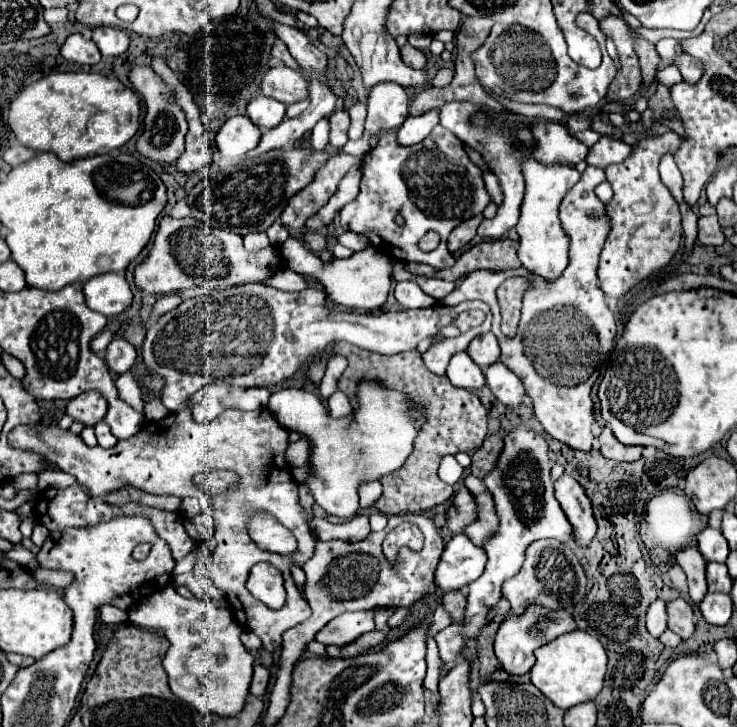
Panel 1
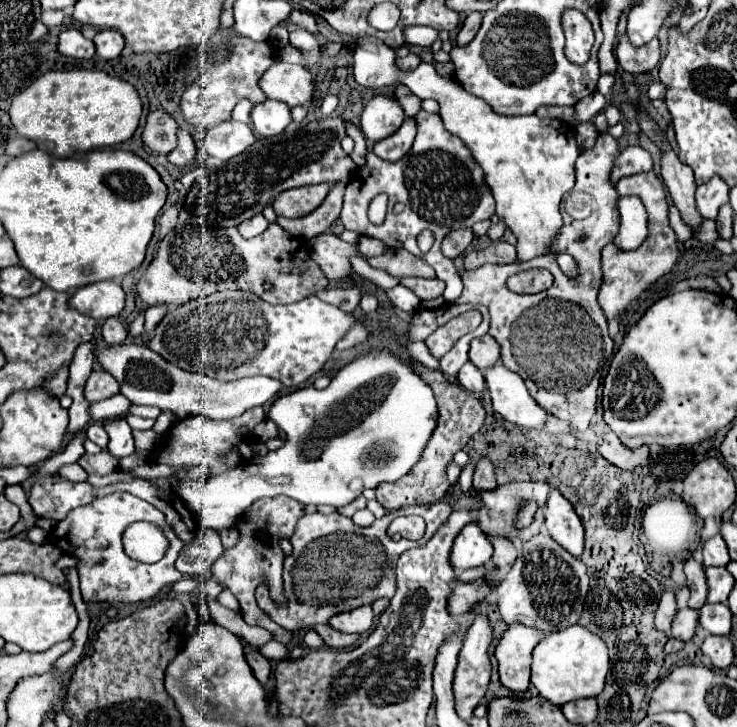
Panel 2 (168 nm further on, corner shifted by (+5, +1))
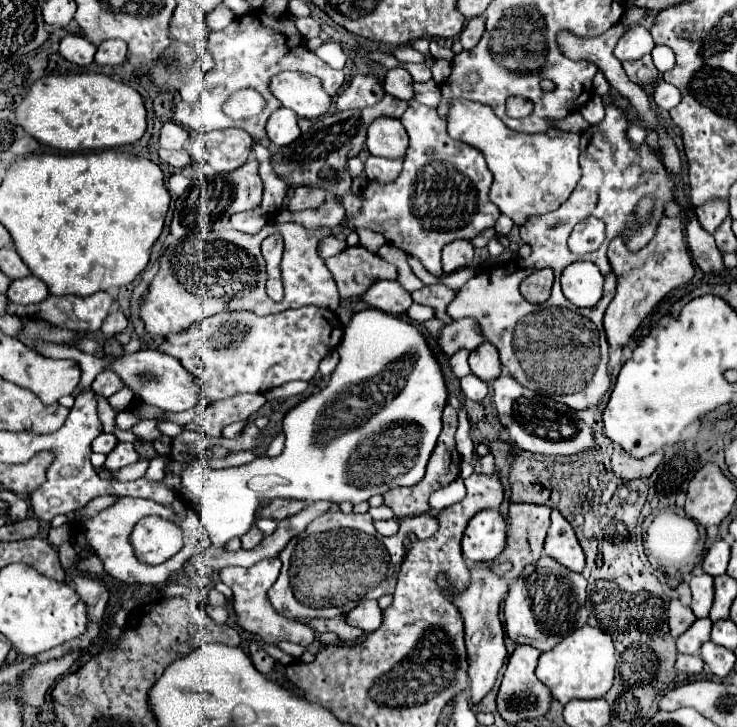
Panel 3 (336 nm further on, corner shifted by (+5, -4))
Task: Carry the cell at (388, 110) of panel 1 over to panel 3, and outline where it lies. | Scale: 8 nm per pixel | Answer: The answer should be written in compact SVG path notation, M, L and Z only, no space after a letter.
M379 116L369 124L365 144L373 156L401 158L407 150L407 134L399 120Z

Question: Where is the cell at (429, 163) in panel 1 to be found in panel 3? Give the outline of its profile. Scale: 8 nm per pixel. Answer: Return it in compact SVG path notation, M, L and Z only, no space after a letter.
M411 100L401 124L409 134L409 148L399 178L387 184L367 182L359 214L347 216L347 220L353 230L369 228L381 232L389 244L419 258L435 278L441 278L441 248L445 244L457 238L473 238L483 228L495 226L501 212L489 200L493 178L483 154L469 144L449 138L445 118L433 108Z

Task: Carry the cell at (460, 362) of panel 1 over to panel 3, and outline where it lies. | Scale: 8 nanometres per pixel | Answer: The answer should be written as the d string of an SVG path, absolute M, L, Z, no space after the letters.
M467 374L465 378L461 378L461 390L473 402L481 402L489 392L487 384L483 380L479 380L475 374Z

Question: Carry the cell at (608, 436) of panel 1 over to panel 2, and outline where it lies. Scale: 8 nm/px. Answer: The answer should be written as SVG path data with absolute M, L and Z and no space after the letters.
M613 433L605 435L605 441L599 445L599 453L613 463L615 467L623 469L623 471L633 471L637 467L641 467L647 459L649 459L649 447L643 445L639 449L627 449Z

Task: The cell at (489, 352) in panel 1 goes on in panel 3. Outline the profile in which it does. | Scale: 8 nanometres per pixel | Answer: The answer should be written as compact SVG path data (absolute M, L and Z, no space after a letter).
M483 342L477 350L469 354L469 366L471 366L471 372L481 380L497 378L501 374L501 362L499 362L497 348L489 342Z

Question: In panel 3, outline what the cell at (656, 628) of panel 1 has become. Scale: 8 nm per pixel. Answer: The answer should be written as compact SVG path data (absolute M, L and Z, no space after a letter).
M671 600L667 616L669 616L669 630L671 630L673 638L681 636L687 630L687 626L691 626L695 622L691 608L683 606L679 600Z

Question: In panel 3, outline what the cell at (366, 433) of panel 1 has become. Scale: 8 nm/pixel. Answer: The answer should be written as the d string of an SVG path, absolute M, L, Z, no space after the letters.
M367 308L351 318L337 352L341 360L329 384L285 414L285 448L279 456L257 456L249 464L221 470L209 468L203 458L193 458L189 462L181 476L181 498L187 506L197 508L213 546L225 546L233 536L243 536L251 528L255 510L263 500L287 498L359 504L373 494L385 494L399 486L413 486L423 478L427 460L441 434L441 412L447 402L447 388L441 368L421 332L401 318L389 316L377 308Z

